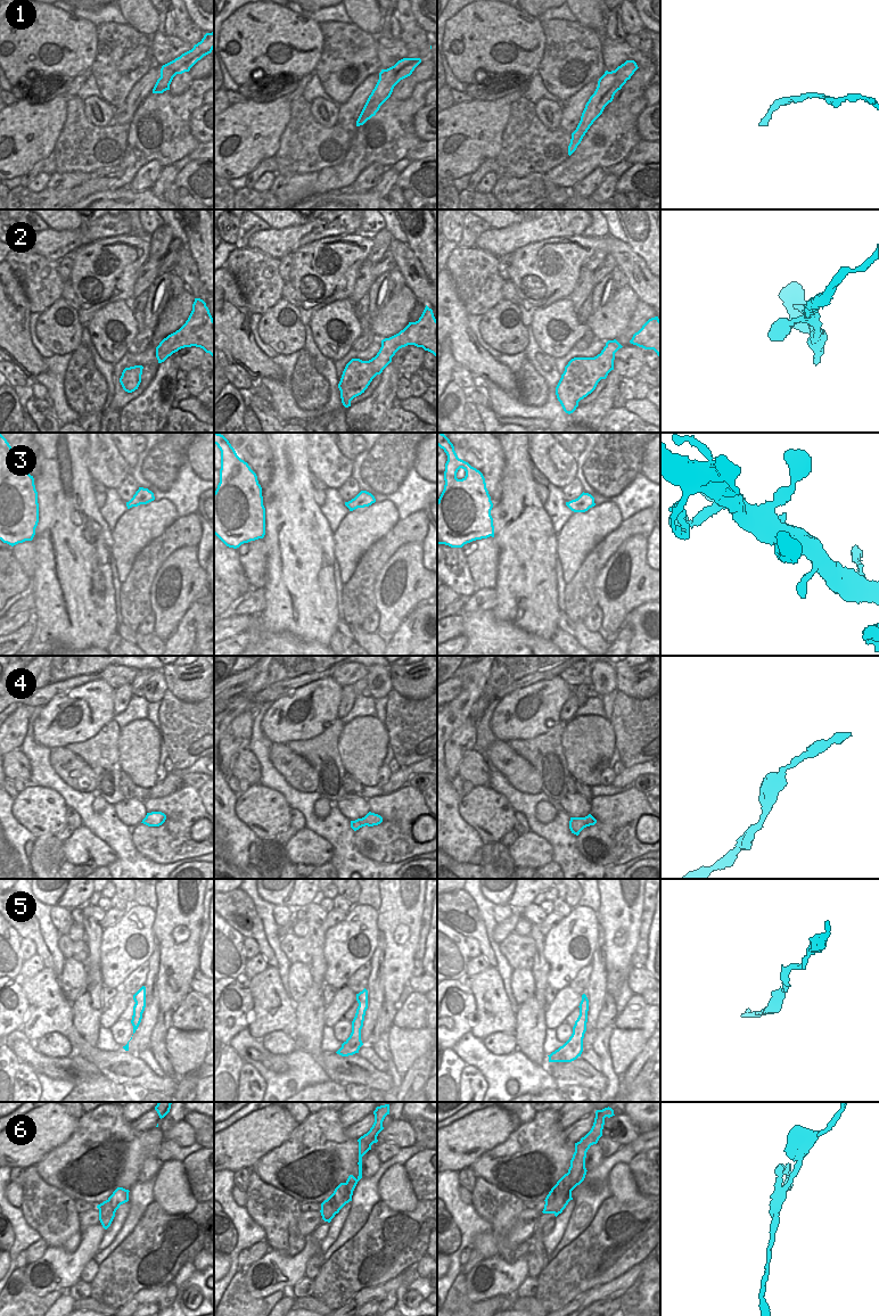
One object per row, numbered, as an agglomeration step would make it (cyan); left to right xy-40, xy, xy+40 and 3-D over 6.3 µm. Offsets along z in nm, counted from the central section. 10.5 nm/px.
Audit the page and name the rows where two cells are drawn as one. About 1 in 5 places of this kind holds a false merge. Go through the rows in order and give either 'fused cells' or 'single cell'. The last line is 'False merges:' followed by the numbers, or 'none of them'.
1: single cell
2: single cell
3: single cell
4: single cell
5: single cell
6: fused cells
False merges: 6

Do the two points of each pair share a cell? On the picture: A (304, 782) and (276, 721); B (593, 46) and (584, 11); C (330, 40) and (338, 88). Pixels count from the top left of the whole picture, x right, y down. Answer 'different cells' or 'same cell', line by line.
A: different cells
B: different cells
C: same cell

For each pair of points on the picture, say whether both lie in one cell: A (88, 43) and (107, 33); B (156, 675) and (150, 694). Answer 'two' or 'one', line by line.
A: two
B: one

